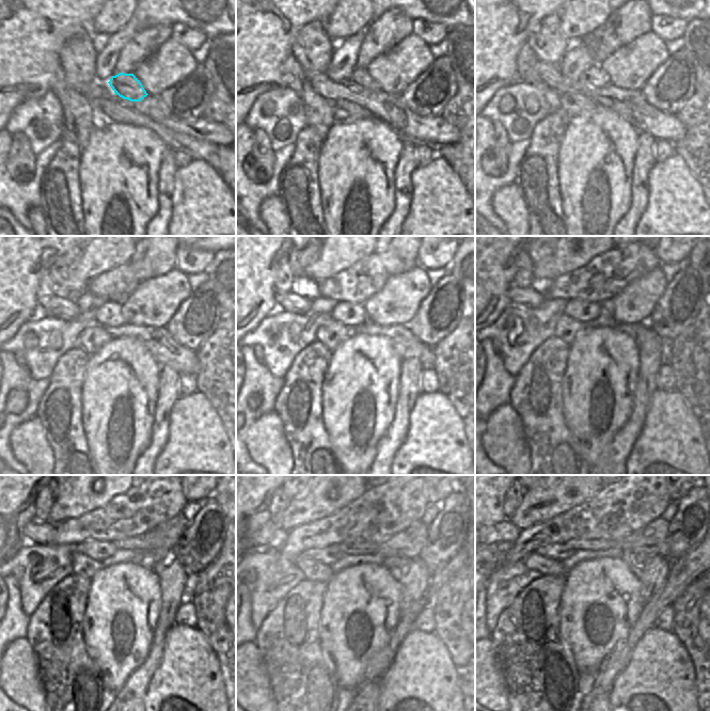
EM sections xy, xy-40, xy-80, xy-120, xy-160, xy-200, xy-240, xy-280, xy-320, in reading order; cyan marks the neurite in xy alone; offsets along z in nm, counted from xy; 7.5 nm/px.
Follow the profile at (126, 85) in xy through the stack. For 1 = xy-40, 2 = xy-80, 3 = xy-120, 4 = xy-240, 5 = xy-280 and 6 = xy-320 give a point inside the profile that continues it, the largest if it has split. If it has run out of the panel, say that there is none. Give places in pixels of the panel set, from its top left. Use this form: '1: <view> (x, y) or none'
1: xy-40 (360, 79)
2: xy-80 (594, 77)
3: xy-120 (111, 314)
4: xy-240 (96, 550)
5: xy-280 (327, 554)
6: xy-320 (556, 551)

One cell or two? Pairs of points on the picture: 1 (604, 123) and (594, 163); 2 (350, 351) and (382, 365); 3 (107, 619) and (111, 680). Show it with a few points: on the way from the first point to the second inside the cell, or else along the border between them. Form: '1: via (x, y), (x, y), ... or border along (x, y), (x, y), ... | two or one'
1: via (600, 132), (597, 154) | one
2: via (358, 348), (362, 348), (375, 358) | one
3: via (111, 634), (111, 665) | one

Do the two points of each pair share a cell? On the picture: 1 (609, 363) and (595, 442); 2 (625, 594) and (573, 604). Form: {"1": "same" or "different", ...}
{"1": "same", "2": "same"}

